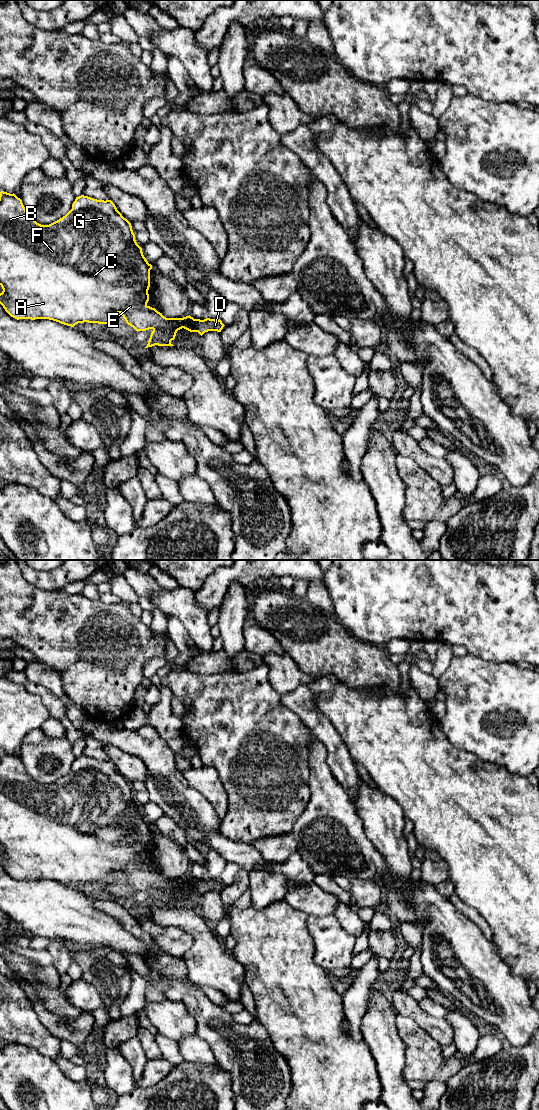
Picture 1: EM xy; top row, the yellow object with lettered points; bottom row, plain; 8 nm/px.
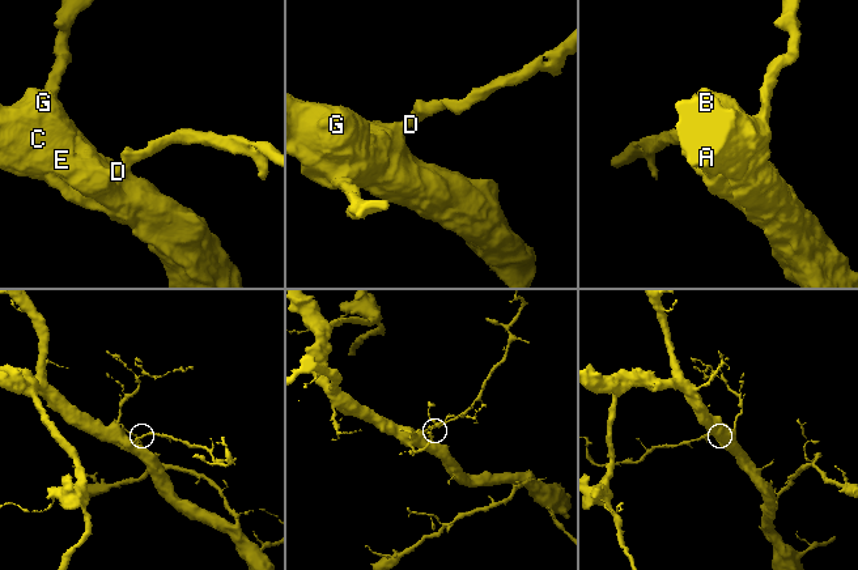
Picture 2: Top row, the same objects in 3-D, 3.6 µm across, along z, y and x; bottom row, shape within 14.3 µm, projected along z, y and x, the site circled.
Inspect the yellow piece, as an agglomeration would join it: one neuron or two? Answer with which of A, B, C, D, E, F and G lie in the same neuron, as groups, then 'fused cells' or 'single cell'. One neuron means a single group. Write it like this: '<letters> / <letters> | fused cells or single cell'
A B C D E F G | single cell

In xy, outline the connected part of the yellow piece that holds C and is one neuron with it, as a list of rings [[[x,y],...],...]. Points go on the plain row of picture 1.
[[[0,752],[0,845],[3,849],[0,864],[11,877],[17,880],[49,879],[74,887],[84,882],[109,884],[116,874],[121,873],[126,883],[137,892],[153,890],[145,908],[155,905],[174,906],[171,901],[182,888],[198,892],[201,896],[208,891],[221,892],[225,885],[220,879],[200,880],[190,875],[166,878],[148,866],[151,829],[152,825],[135,800],[131,783],[111,760],[97,760],[81,755],[76,757],[72,769],[65,776],[49,785],[41,785],[30,777],[22,760],[14,753]]]

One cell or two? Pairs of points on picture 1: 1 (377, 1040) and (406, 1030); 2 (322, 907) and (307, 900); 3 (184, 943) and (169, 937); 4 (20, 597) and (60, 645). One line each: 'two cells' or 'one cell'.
1: two cells
2: one cell
3: one cell
4: one cell

